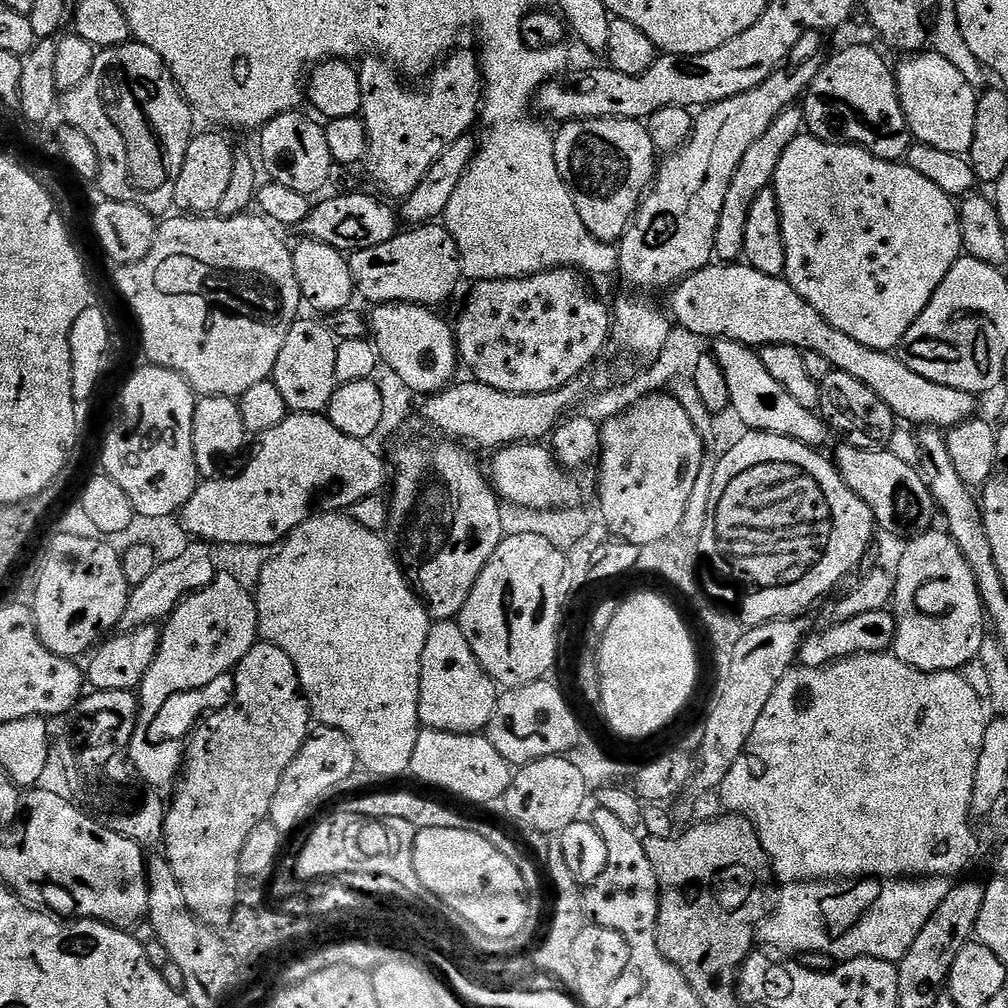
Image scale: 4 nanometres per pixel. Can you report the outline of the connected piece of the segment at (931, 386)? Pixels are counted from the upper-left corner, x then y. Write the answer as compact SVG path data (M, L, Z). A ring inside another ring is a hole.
M713 262L707 268L698 270L687 276L685 280L681 280L671 289L670 295L672 295L670 316L679 327L712 342L736 340L740 344L749 345L757 350L763 348L765 344L781 344L799 348L803 353L822 354L822 358L826 358L826 362L830 362L835 371L850 374L850 378L858 378L858 382L870 386L870 390L874 390L874 394L878 394L878 398L882 398L882 402L890 406L897 421L905 425L920 424L919 426L947 430L977 415L977 397L973 393L930 382L930 378L922 378L922 374L914 374L910 366L902 363L899 355L892 352L879 352L862 346L862 342L854 342L850 334L842 334L842 330L830 326L830 322L826 322L826 318L822 318L822 314L818 314L818 310L814 310L814 306L810 306L810 302L806 302L802 294L794 291L787 280L770 274L762 274L746 262Z

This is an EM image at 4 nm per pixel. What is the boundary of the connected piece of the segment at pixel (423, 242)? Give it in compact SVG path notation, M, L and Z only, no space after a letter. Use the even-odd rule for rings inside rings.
M433 222L409 227L407 230L397 231L390 242L382 242L382 246L370 246L366 250L351 253L348 261L352 271L352 286L357 297L369 300L369 305L377 304L423 304L437 306L443 300L452 296L456 283L461 283L460 255L458 246L450 234L450 230L443 223Z

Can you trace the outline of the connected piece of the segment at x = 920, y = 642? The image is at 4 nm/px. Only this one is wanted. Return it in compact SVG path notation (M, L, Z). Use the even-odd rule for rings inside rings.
M924 530L907 541L904 553L894 569L895 592L890 603L896 618L896 643L894 654L906 666L923 672L954 672L963 670L971 660L977 659L984 648L986 617L984 603L978 594L978 586L962 550L947 531Z

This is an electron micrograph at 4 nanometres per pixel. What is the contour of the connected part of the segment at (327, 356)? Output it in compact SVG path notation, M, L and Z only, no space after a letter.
M293 319L270 379L278 386L282 398L286 398L289 413L324 414L327 413L330 398L334 398L338 387L334 374L338 341L335 334L328 329L327 323L320 321L319 324L316 320L300 319Z

